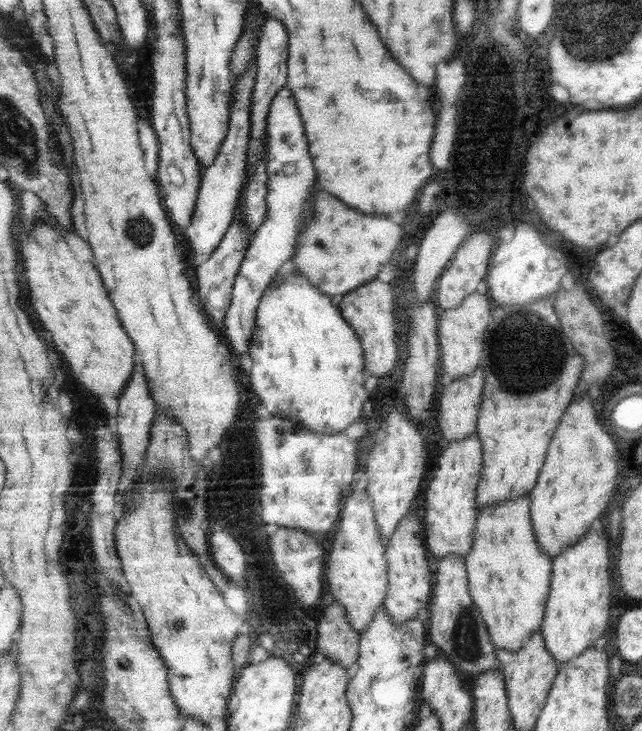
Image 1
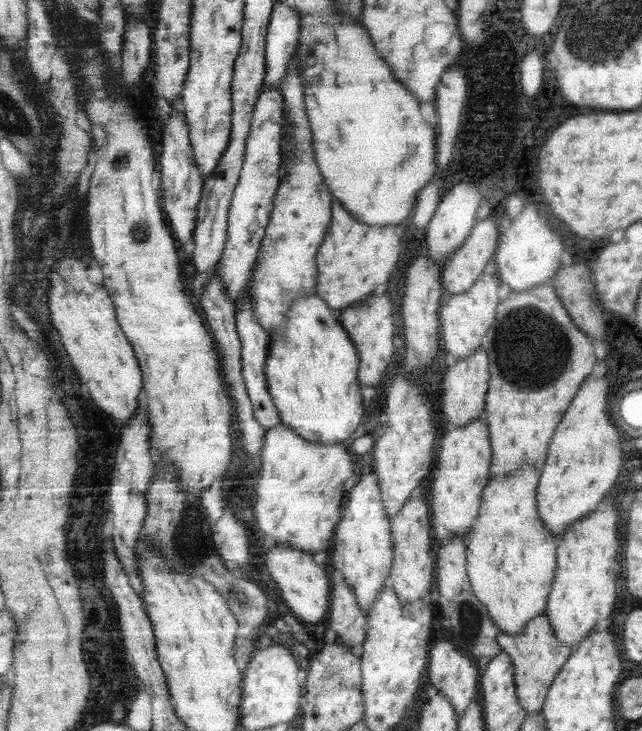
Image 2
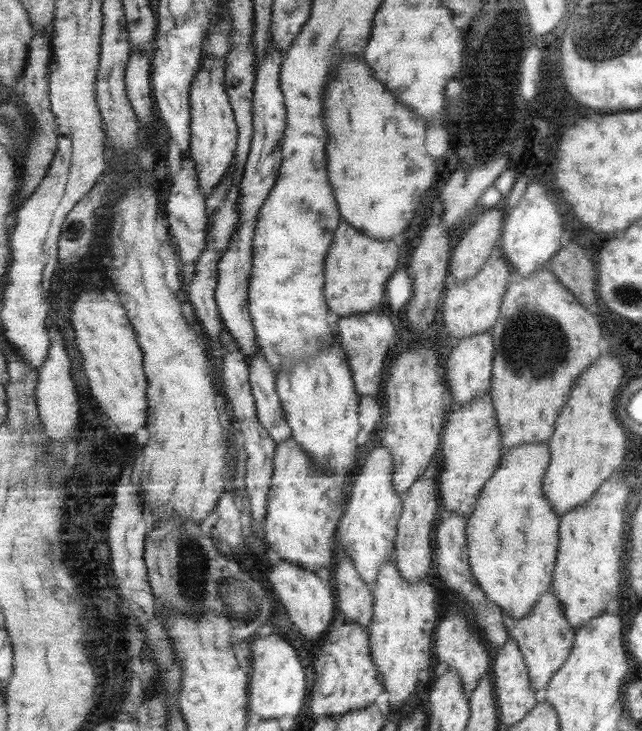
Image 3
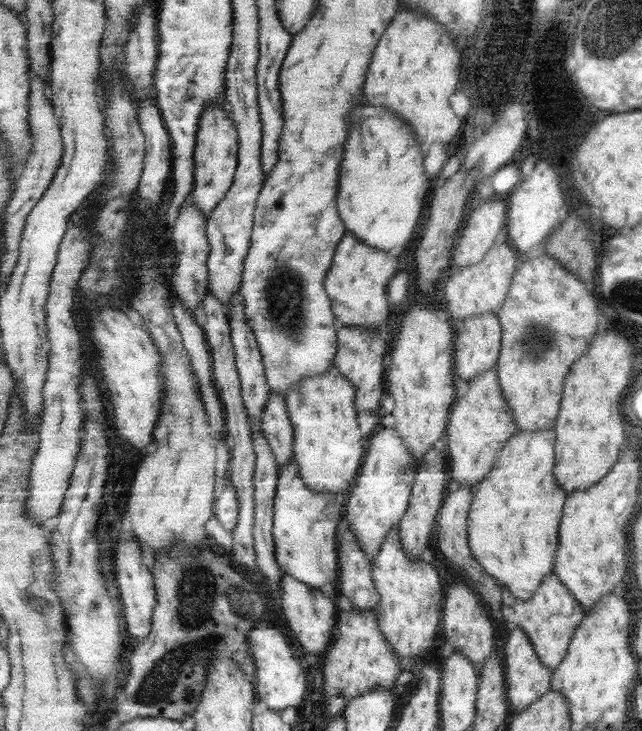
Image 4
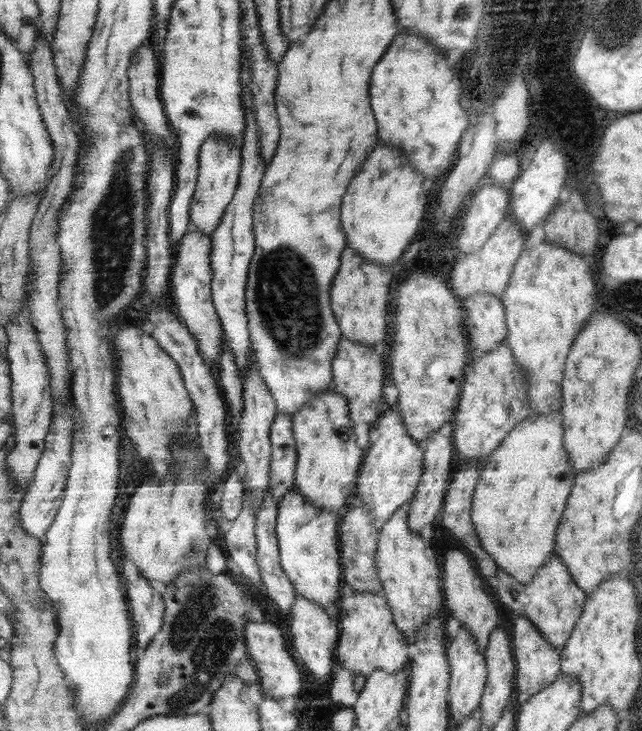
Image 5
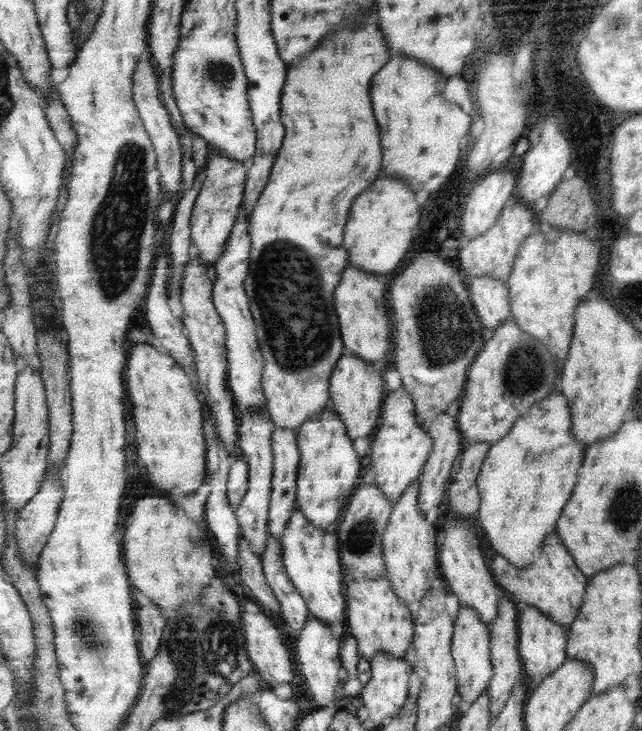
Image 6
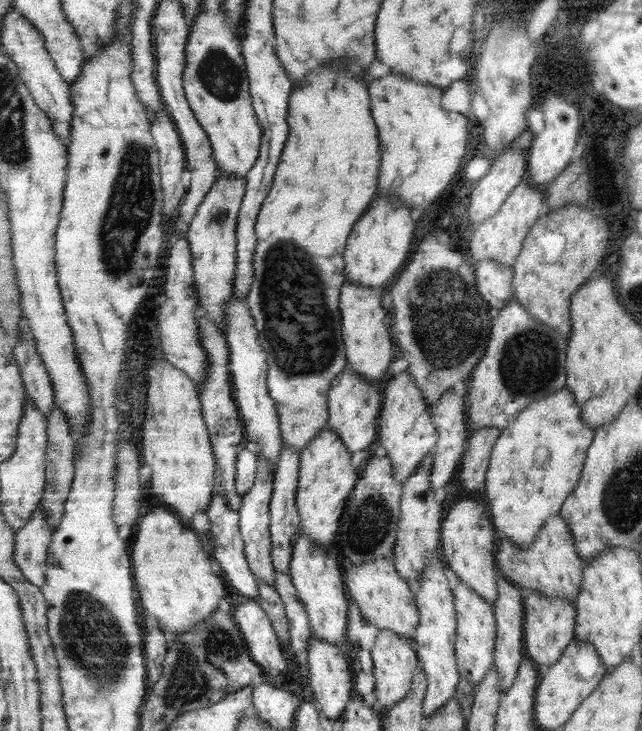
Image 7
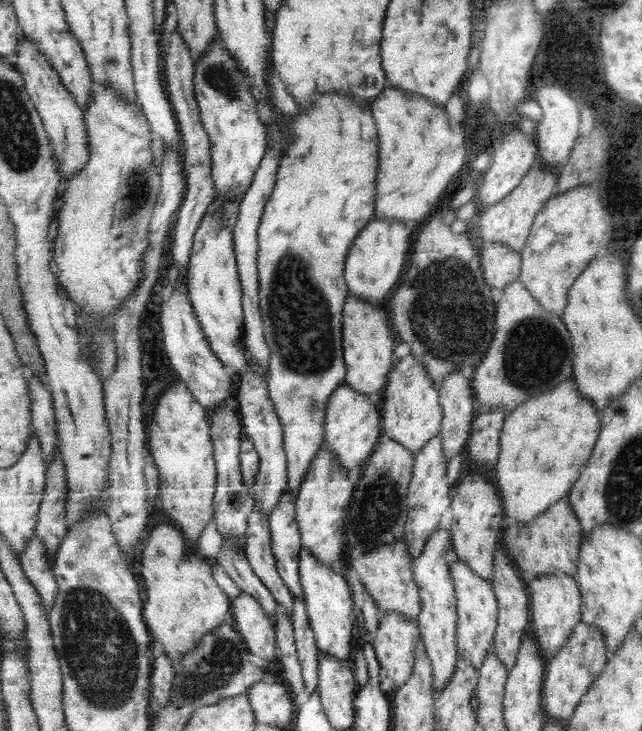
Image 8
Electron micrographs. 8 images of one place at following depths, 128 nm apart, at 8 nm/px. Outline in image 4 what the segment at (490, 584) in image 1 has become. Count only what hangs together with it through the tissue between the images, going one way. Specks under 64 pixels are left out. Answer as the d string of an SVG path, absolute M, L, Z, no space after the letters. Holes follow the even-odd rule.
M554 428L535 432L523 430L511 436L495 462L493 471L479 483L469 511L468 536L474 557L487 574L496 578L502 587L510 588L519 600L531 600L546 576L554 572L560 526L568 498L567 491L555 479L558 461L556 440Z

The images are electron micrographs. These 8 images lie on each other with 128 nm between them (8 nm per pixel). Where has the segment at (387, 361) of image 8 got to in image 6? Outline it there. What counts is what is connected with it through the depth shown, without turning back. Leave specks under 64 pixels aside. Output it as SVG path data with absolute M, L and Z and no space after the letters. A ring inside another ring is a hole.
M353 265L342 274L341 284L335 292L335 308L346 350L377 366L387 360L391 348L389 312L385 304L387 295L387 286L381 282L381 278L377 278L373 273L363 272Z

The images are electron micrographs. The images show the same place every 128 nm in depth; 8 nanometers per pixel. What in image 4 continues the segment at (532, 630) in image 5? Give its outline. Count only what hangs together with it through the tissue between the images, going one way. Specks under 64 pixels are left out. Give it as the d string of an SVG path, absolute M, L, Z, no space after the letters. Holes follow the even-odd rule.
M510 627L506 645L500 651L506 664L508 700L513 708L527 708L550 691L554 670L543 664L531 639L521 627Z

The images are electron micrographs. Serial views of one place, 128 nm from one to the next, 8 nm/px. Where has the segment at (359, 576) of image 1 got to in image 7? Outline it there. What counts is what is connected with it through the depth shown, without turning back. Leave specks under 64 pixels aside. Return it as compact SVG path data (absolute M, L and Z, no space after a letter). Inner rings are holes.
M408 369L391 377L384 396L379 442L393 461L395 479L405 482L419 469L425 458L435 451L439 433L430 413L431 404L426 402L423 391Z

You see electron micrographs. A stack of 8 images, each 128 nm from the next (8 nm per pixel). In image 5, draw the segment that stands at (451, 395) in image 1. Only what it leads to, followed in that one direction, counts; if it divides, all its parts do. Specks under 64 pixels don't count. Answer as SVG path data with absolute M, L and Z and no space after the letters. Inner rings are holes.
M478 292L462 301L466 309L470 350L487 353L497 348L508 337L506 308L501 297L490 292Z

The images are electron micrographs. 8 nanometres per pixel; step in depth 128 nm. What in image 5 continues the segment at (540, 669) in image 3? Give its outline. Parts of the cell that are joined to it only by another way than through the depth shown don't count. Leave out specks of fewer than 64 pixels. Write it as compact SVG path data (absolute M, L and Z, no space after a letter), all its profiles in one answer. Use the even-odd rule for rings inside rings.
M556 553L540 568L531 584L521 584L508 572L498 569L492 585L498 601L514 614L526 616L537 625L551 644L562 650L575 631L578 620L582 618L588 599L587 593L574 581L563 559Z

